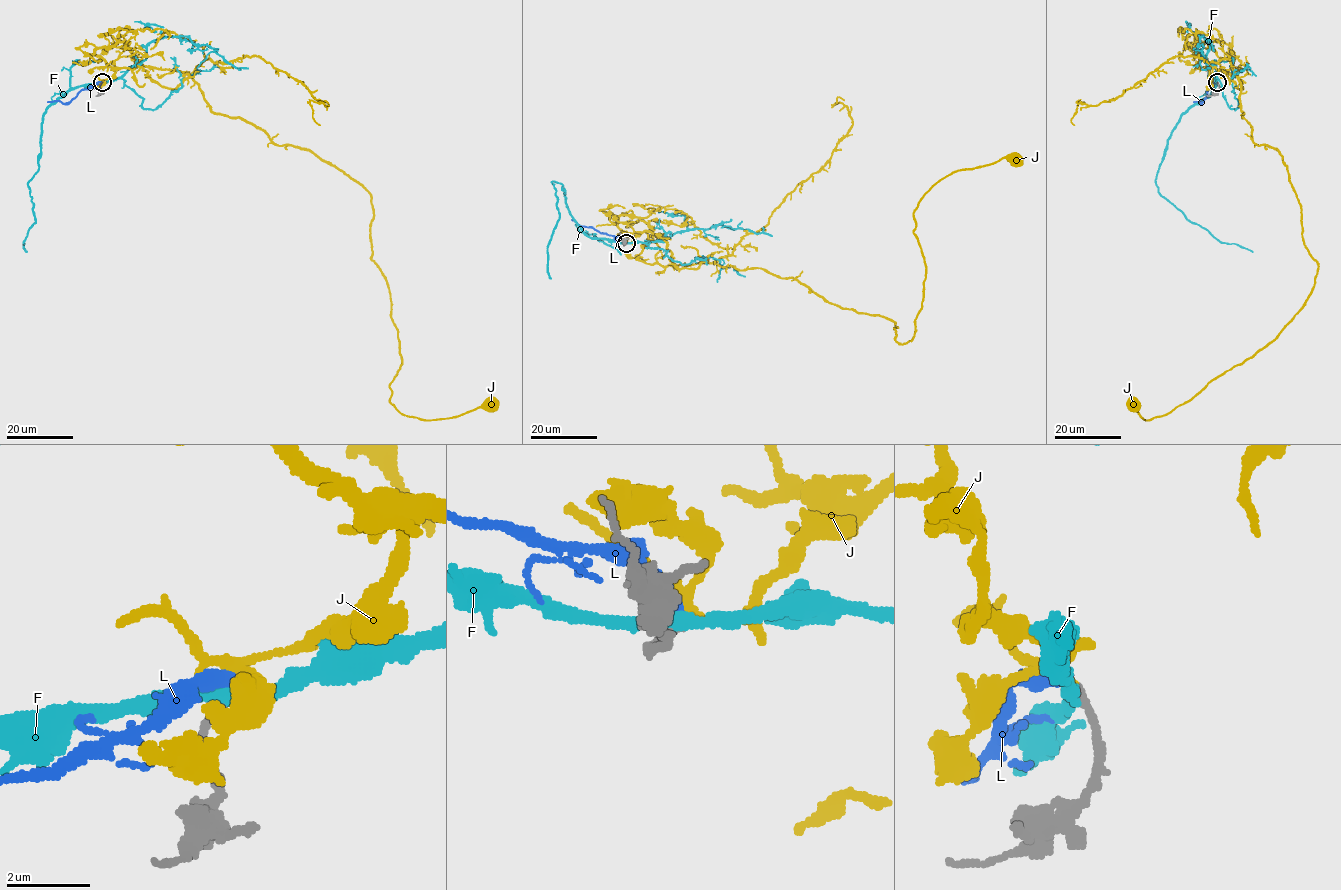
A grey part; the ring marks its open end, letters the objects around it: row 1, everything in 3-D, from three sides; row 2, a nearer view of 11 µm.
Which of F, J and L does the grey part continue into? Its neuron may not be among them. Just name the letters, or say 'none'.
J

